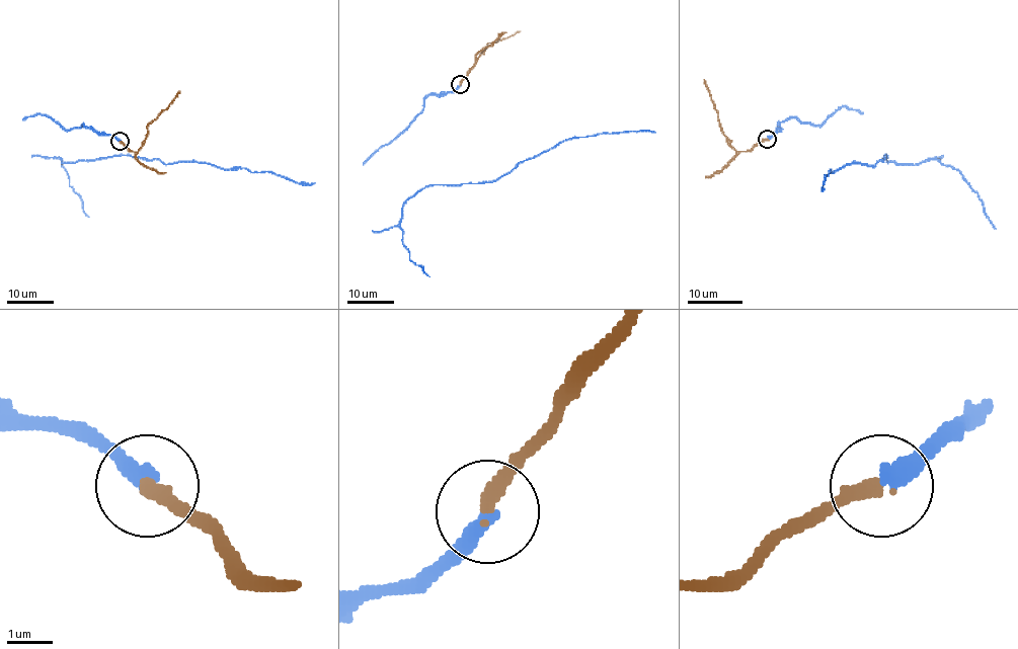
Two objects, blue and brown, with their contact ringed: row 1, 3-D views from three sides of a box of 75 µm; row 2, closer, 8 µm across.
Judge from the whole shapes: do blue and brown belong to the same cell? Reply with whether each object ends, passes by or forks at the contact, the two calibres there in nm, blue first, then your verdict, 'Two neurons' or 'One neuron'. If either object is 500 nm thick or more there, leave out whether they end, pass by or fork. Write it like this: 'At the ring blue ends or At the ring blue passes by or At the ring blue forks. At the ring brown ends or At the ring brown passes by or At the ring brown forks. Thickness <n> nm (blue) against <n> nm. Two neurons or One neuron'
At the ring blue ends. At the ring brown ends. Thickness 360 nm (blue) against 320 nm. One neuron

